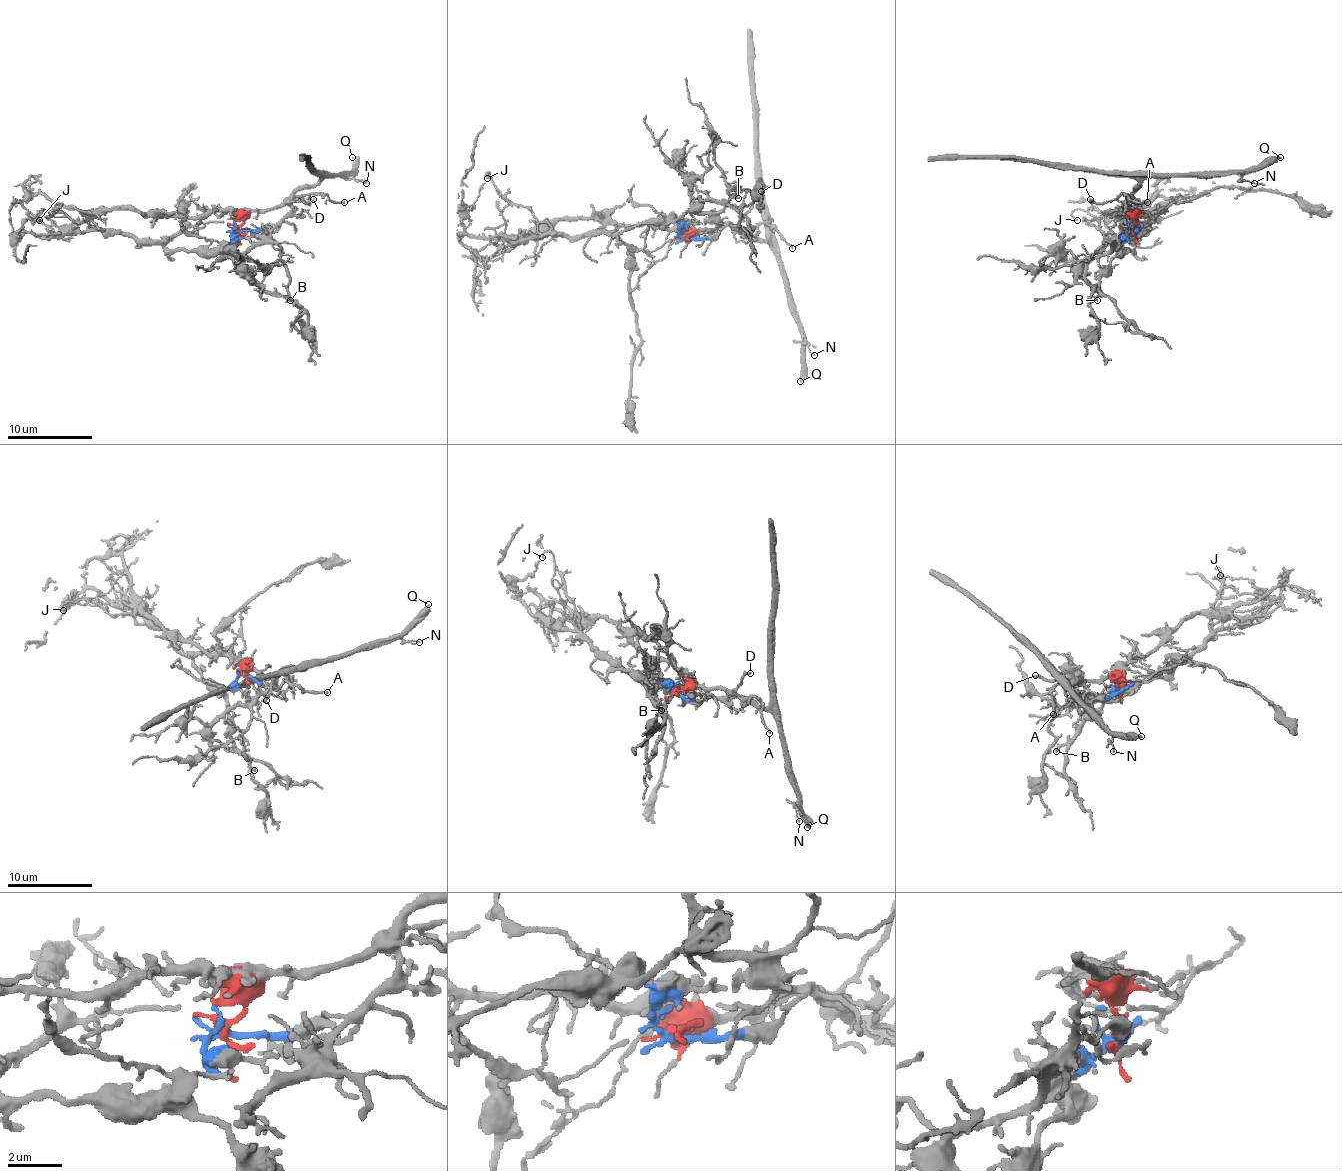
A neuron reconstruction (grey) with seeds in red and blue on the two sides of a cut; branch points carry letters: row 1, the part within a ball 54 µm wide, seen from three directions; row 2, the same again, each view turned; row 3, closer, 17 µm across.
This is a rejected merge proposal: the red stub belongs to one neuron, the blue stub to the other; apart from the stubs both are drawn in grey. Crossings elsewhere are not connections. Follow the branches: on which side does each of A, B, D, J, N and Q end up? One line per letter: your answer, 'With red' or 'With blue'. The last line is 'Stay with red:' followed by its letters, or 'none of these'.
A: With red
B: With blue
D: With red
J: With blue
N: With red
Q: With red
Stay with red: A, D, N, Q

